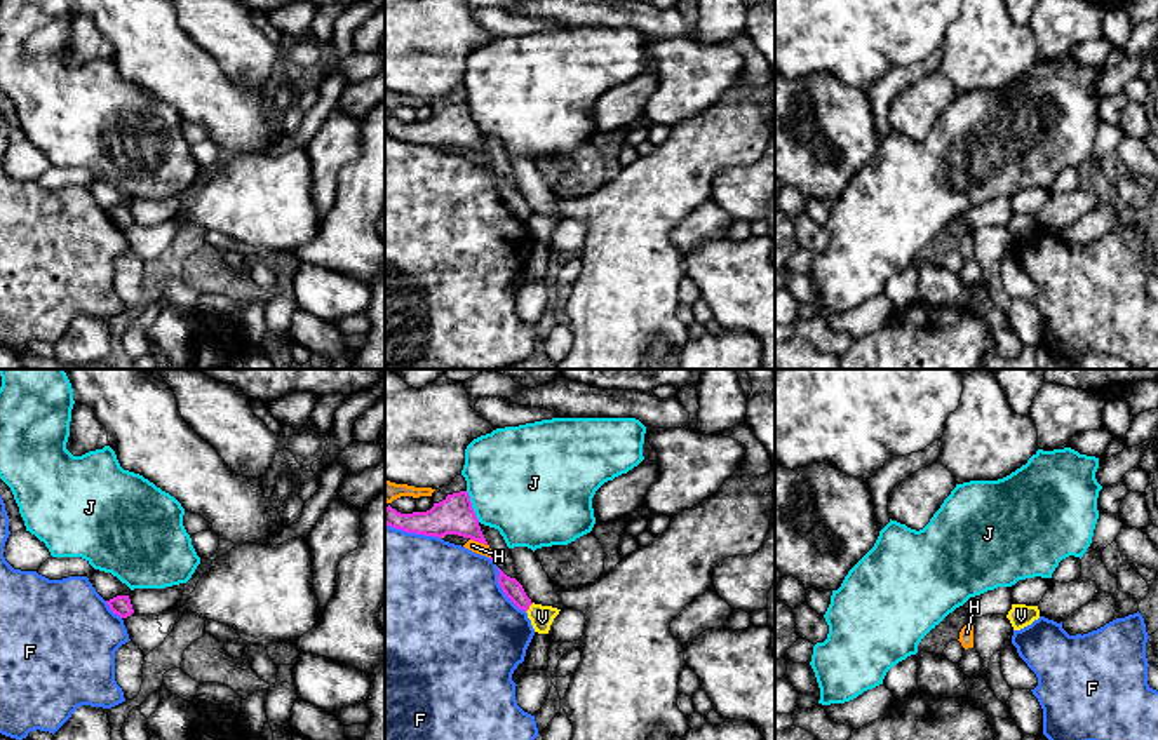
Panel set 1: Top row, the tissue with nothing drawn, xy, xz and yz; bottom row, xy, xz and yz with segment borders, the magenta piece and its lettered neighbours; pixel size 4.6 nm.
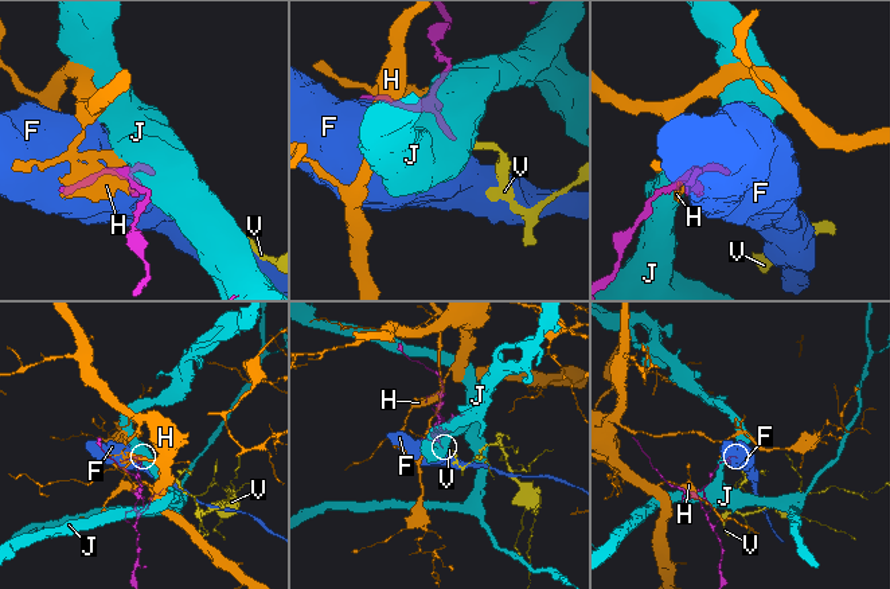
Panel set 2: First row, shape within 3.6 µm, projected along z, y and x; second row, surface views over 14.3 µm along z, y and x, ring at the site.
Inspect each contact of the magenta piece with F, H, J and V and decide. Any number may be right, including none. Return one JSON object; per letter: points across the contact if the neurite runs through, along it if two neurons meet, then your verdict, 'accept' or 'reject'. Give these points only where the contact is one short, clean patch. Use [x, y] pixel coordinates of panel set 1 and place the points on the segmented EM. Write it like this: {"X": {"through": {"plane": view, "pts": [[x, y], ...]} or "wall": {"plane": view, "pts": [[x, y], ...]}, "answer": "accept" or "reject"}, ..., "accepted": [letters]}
{"F": {"answer": "reject"}, "H": {"answer": "reject"}, "J": {"answer": "reject"}, "V": {"wall": {"plane": "xz", "pts": [[533, 603], [526, 612]]}, "answer": "reject"}, "accepted": []}

